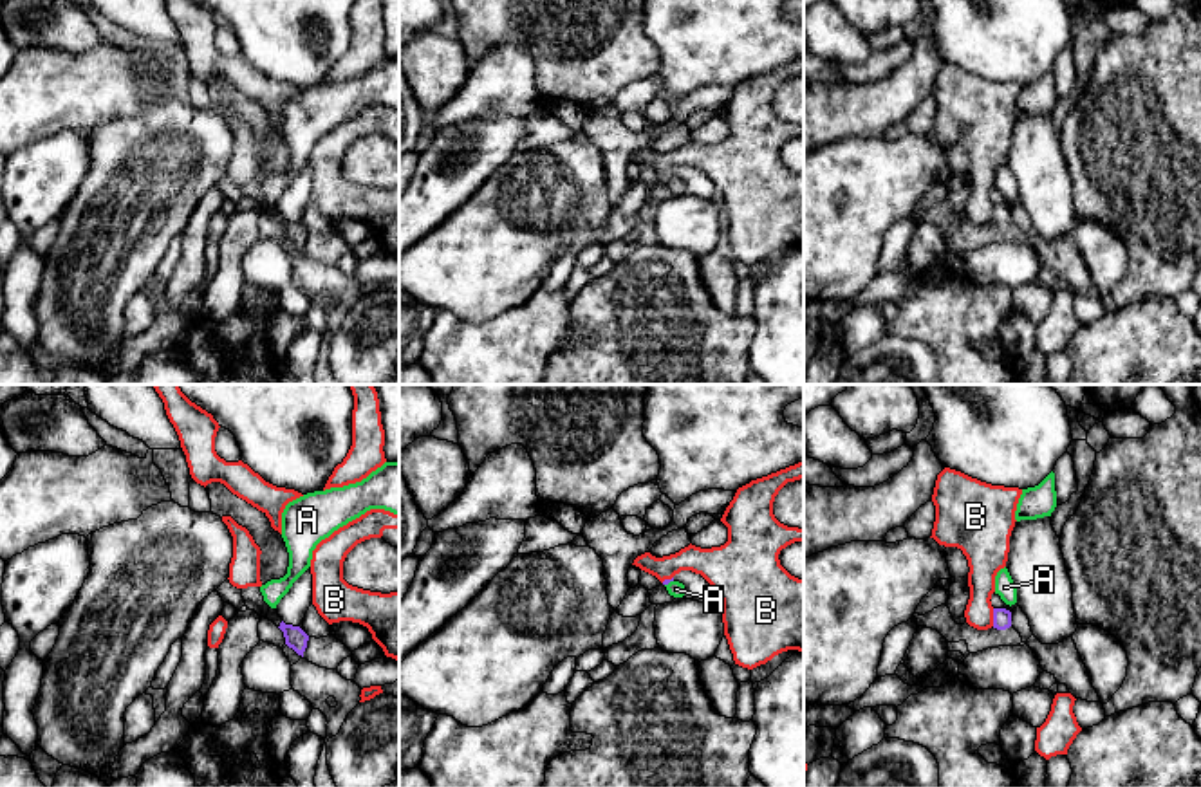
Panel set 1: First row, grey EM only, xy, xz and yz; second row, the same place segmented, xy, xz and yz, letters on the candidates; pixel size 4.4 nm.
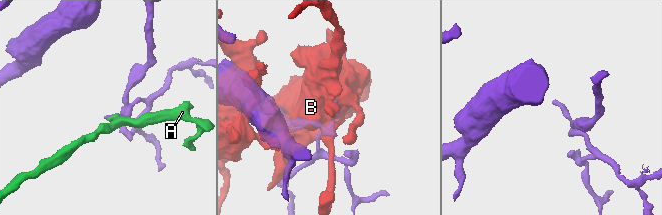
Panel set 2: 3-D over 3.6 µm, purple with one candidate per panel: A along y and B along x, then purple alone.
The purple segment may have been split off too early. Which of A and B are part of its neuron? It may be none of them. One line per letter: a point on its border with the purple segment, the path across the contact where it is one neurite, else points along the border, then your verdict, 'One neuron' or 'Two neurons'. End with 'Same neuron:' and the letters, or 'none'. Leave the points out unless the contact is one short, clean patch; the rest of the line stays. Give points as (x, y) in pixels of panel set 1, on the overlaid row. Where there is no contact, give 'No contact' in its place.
A: Touches purple at xz (669, 582). Boundary: xz (672, 580), (665, 585). Two neurons
B: Touches purple at yz (994, 618). Two neurons
Same neuron: none

